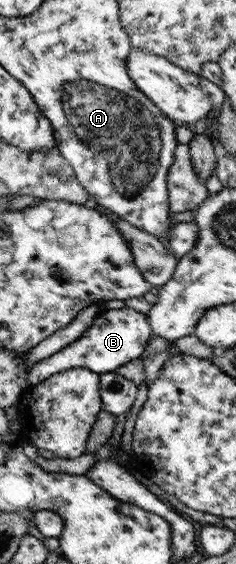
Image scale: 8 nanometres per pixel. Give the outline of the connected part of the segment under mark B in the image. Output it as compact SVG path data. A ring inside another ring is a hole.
M124 306L120 309L104 309L88 326L88 329L72 343L65 345L57 353L50 355L32 365L26 375L26 385L34 386L40 381L51 377L53 373L68 371L68 369L88 369L97 374L112 372L124 363L130 363L141 358L146 345L150 341L150 326L147 316Z

